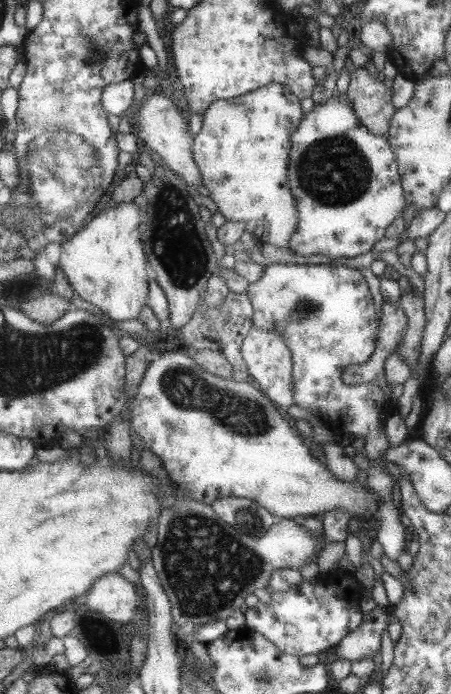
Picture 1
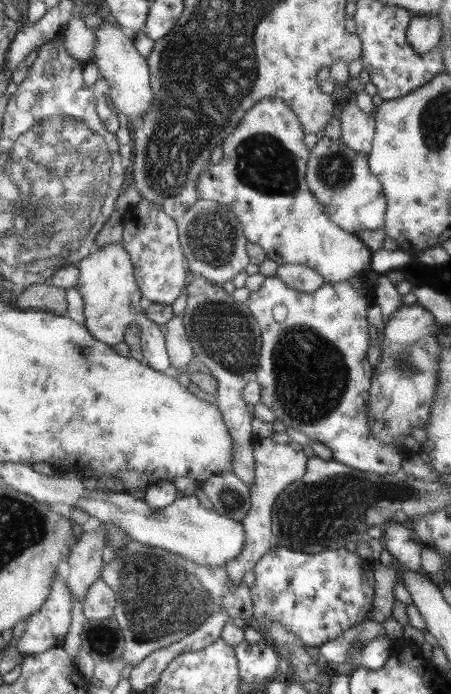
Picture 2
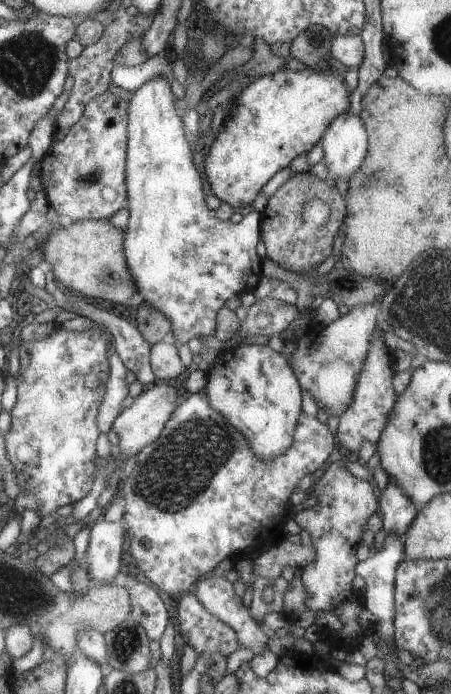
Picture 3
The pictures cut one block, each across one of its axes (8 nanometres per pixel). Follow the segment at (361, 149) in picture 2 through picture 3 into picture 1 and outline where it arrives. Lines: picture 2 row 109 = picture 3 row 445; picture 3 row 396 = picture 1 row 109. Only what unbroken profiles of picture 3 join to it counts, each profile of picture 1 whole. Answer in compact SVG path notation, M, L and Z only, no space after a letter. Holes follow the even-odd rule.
M351 67L348 87L345 92L346 97L352 104L352 110L357 119L365 128L368 128L373 135L386 135L391 125L391 92L381 84L380 78L371 78L364 67Z

